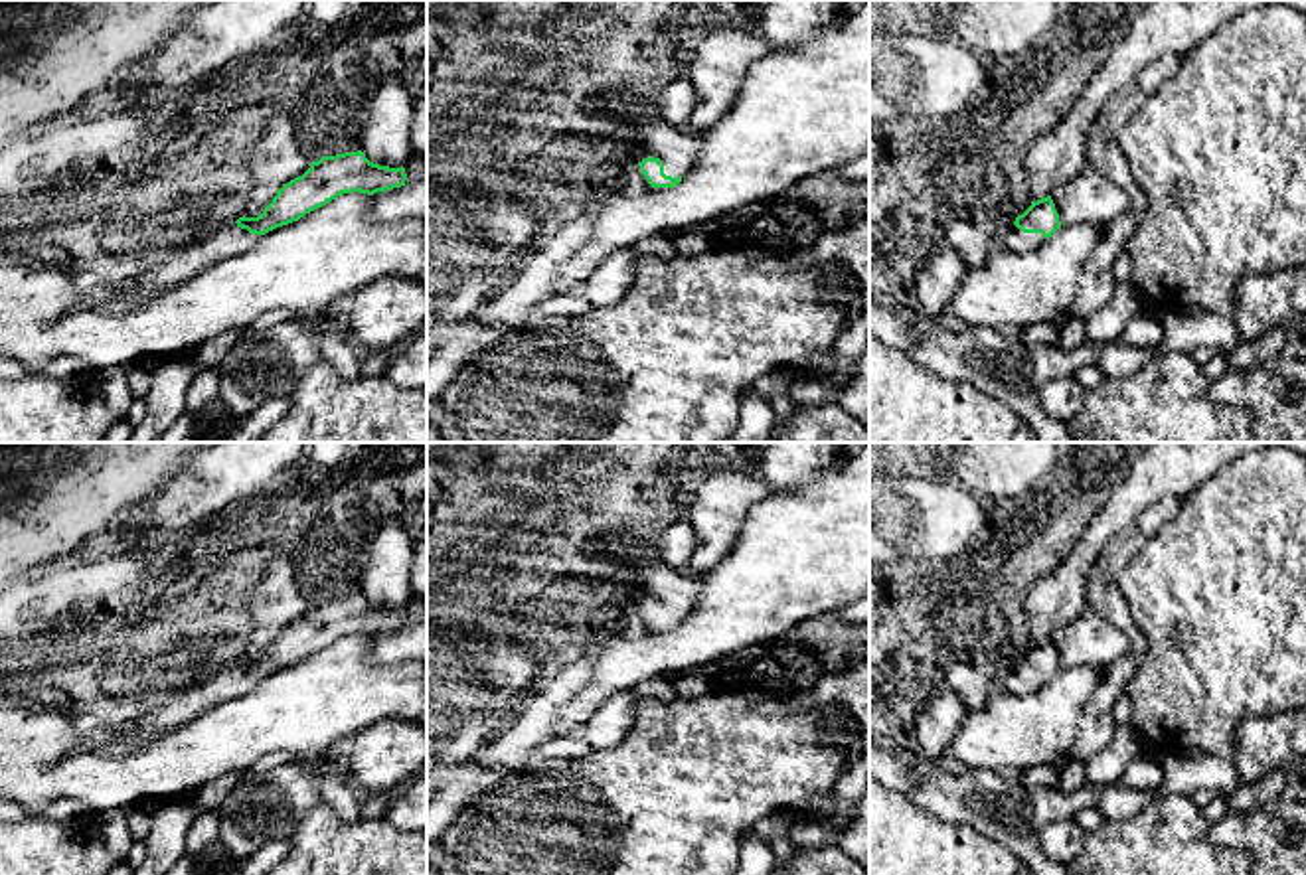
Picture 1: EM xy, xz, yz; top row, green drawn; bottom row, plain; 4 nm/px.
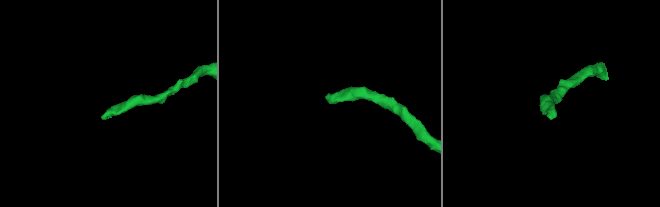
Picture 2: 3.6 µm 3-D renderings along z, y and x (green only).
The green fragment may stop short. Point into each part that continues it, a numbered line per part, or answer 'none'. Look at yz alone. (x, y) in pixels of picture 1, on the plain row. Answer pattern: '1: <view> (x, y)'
1: yz (1014, 682)

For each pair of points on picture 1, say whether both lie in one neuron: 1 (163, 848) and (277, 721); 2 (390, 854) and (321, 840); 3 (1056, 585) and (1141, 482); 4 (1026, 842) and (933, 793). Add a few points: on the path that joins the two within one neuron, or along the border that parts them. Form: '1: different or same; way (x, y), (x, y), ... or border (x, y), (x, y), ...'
1: different; border (178, 798), (161, 804)
2: same; way (372, 854), (338, 854)
3: same; way (1079, 559), (1093, 538), (1123, 508)
4: same; way (1002, 826), (990, 822), (967, 798), (957, 798)

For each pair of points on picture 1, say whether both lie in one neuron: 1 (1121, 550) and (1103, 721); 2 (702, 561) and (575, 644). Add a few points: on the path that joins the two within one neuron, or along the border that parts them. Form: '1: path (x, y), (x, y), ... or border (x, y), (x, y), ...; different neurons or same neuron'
1: path (1105, 593), (1135, 635), (1135, 658), (1115, 678); same neuron
2: border (734, 546), (698, 577); different neurons

